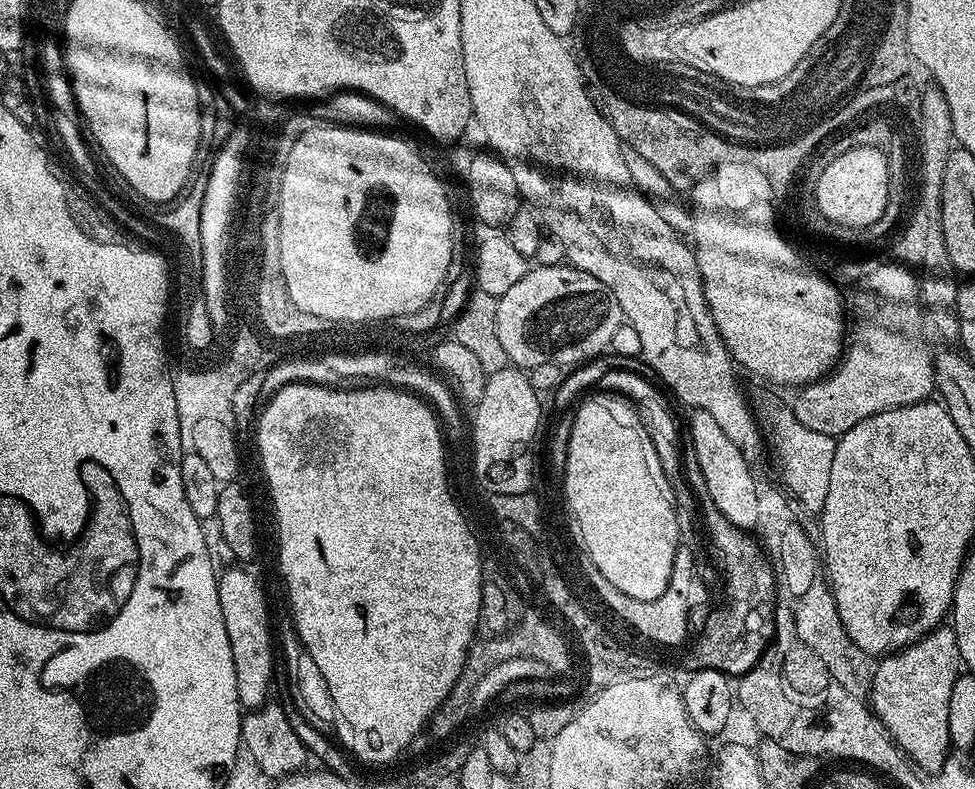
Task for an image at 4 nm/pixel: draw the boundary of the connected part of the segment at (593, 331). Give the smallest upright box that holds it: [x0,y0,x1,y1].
[498,262,625,370]

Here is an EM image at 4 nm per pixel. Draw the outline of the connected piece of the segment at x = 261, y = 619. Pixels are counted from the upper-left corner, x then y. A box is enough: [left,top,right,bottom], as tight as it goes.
[216,566,274,710]

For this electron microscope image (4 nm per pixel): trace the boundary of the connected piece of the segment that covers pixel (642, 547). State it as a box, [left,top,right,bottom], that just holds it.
[566,399,682,600]

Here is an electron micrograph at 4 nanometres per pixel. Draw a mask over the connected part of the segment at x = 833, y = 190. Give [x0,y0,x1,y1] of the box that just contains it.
[816,147,890,229]

